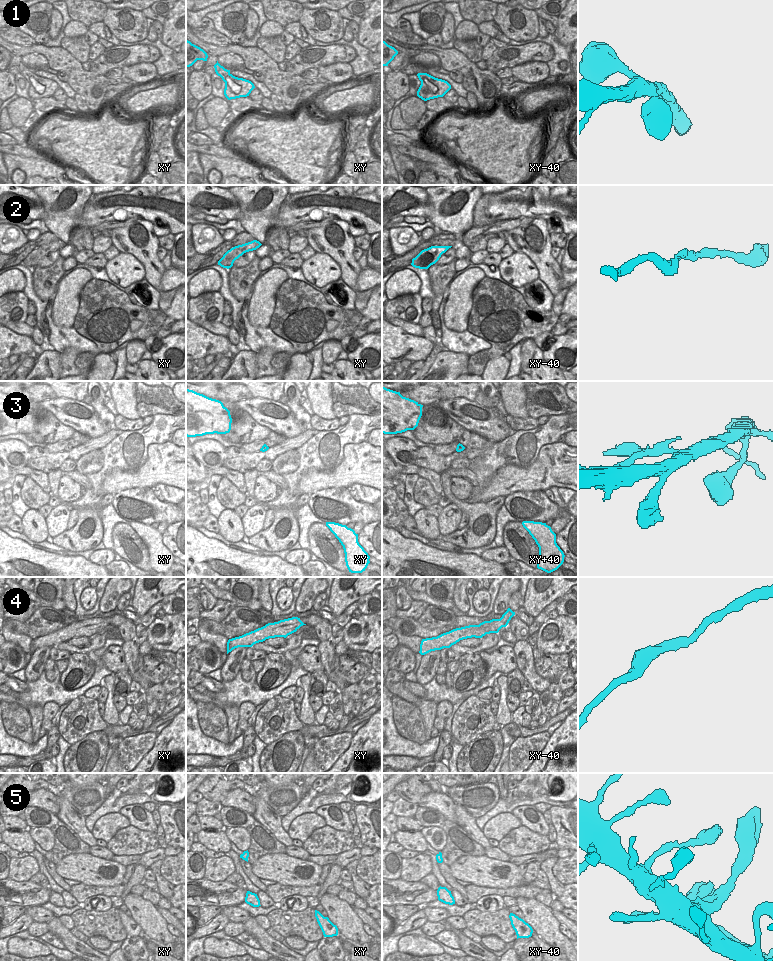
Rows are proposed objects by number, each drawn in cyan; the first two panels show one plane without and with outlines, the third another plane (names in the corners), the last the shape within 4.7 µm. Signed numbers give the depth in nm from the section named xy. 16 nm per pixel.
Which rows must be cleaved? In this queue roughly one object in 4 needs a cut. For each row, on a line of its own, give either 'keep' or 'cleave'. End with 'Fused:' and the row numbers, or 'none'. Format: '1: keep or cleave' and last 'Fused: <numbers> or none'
1: keep
2: keep
3: keep
4: keep
5: cleave
Fused: 5

